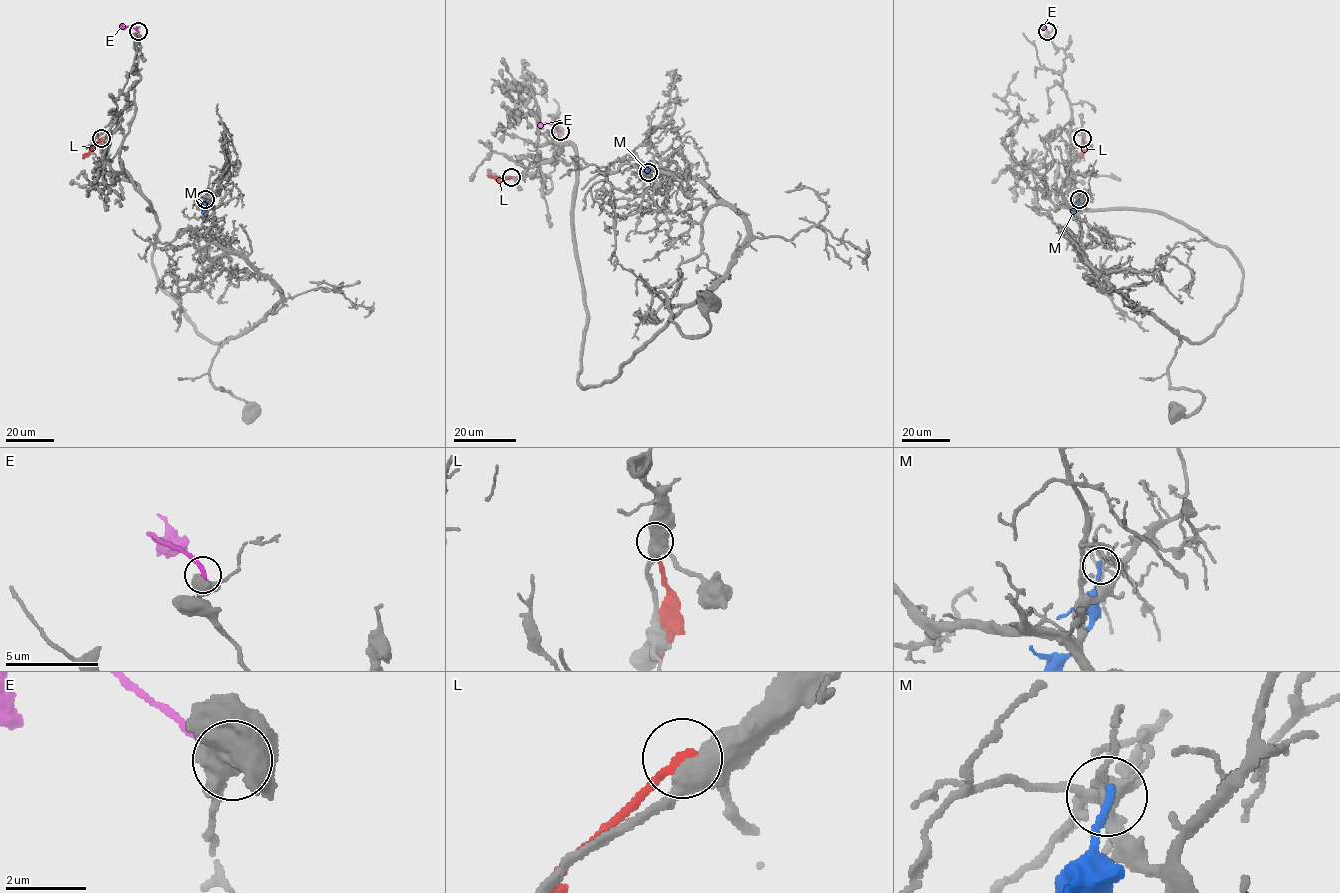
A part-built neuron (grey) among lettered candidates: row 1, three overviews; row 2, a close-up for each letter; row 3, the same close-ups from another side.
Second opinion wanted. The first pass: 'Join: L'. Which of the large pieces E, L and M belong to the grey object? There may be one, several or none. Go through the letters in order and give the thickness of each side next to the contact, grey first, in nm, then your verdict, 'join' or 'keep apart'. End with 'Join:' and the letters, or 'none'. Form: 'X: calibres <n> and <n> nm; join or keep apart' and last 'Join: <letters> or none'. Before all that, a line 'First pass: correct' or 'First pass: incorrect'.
First pass: incorrect
E: calibres 550 and 240 nm; keep apart
L: calibres 480 and 260 nm; keep apart
M: calibres 120 and 170 nm; keep apart
Join: none

